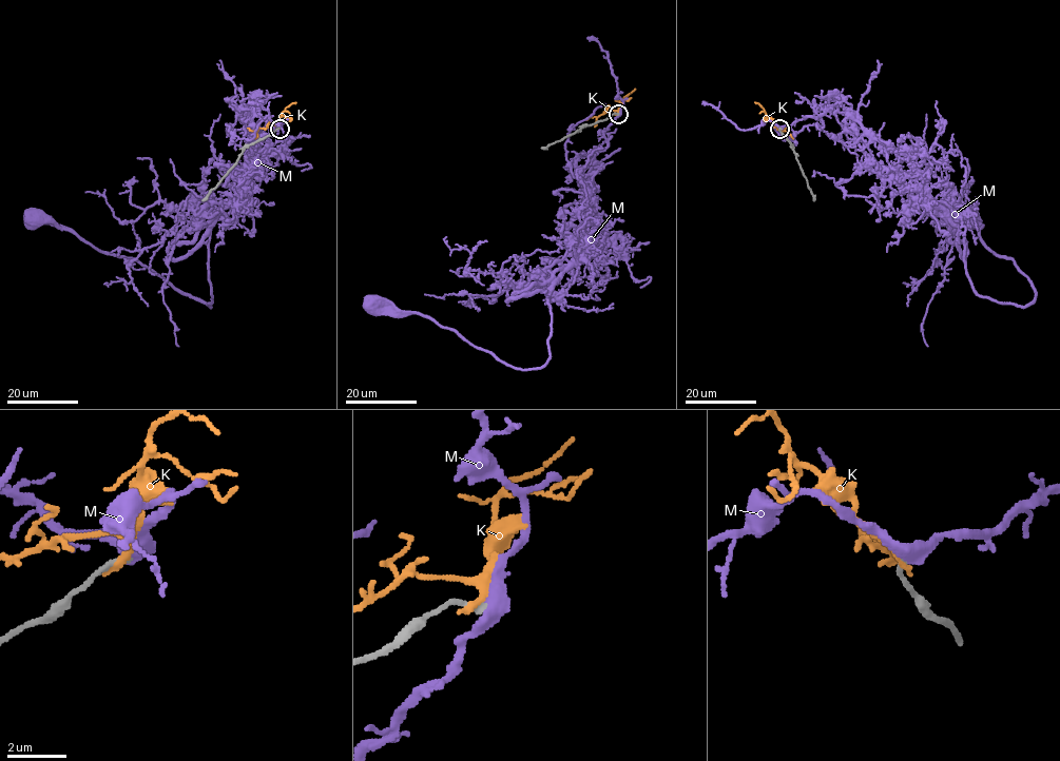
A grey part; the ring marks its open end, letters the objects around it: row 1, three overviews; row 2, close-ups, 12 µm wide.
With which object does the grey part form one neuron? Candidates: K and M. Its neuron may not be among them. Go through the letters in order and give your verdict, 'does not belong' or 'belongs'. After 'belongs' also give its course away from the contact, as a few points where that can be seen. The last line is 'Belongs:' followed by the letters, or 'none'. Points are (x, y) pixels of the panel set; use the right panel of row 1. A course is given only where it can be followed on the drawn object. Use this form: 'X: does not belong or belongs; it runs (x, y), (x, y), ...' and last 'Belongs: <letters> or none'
K: does not belong
M: belongs; it runs (781, 128), (842, 106), (912, 164), (963, 235), (972, 288), (1025, 307), (1030, 281), (981, 240), (971, 217)
Belongs: M

